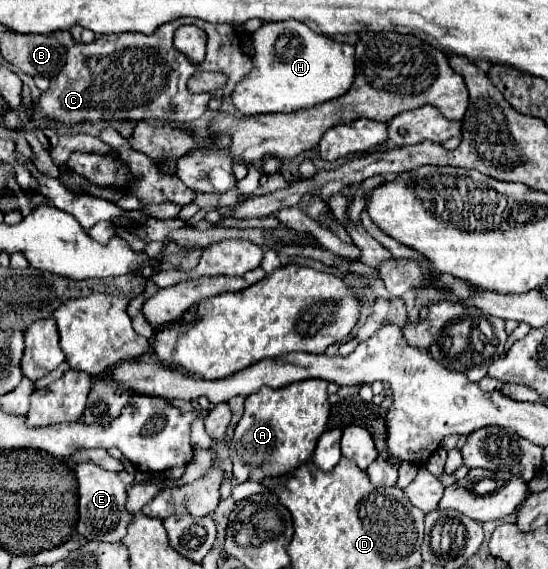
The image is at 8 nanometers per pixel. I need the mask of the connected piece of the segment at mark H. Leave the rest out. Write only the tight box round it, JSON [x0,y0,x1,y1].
[233,21,355,115]

